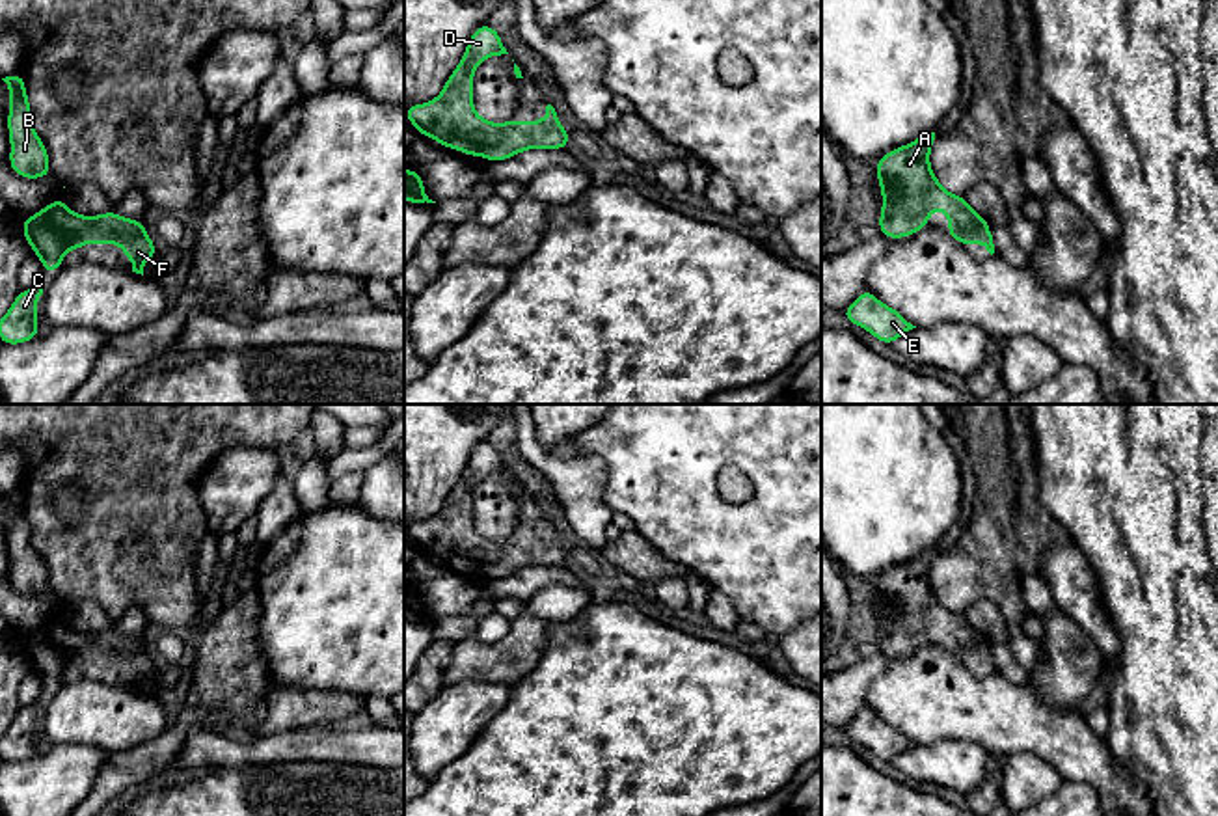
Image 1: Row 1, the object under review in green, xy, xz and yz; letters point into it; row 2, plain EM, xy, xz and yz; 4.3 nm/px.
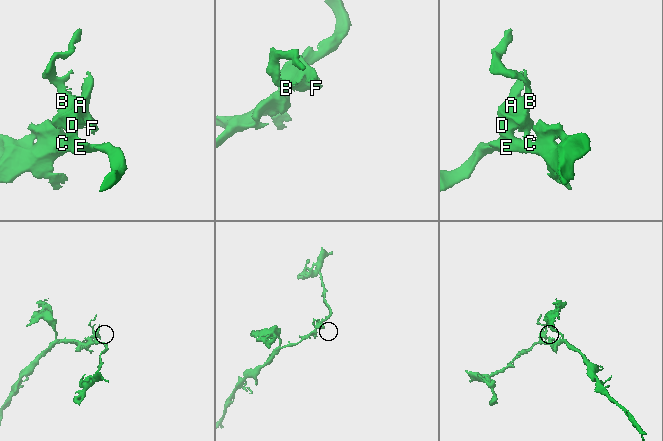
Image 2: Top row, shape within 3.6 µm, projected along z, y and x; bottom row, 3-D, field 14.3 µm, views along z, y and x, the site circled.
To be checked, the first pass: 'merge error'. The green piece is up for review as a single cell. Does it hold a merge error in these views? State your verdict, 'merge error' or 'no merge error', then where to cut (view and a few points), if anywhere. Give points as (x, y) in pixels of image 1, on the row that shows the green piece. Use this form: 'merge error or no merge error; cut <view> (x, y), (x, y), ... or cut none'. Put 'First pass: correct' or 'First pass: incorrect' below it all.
no merge error; cut none
First pass: incorrect

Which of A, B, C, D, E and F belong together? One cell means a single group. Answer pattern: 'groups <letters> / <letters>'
groups A B C D E F

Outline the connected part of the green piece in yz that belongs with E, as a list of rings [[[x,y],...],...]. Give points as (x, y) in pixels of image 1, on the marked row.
[[[862,291],[859,298],[842,311],[849,324],[862,326],[885,345],[894,345],[905,332],[916,328],[900,311],[885,306],[872,291]]]

